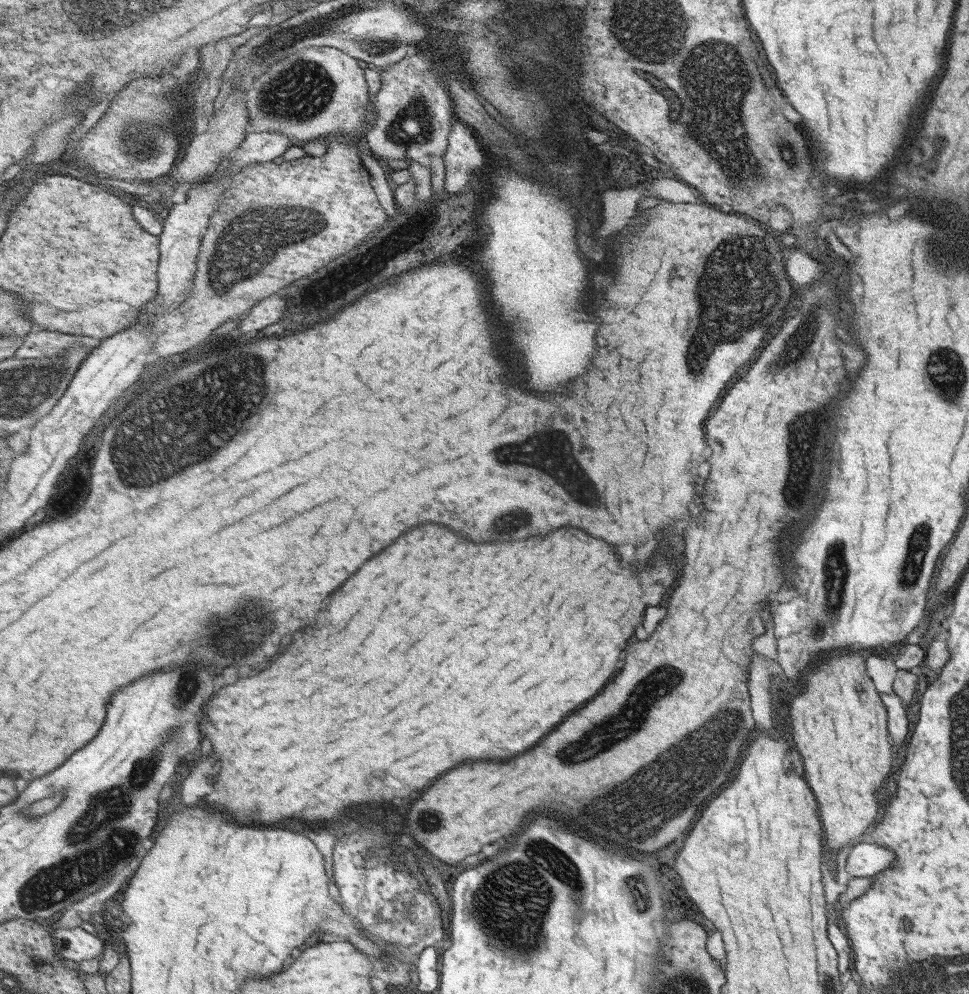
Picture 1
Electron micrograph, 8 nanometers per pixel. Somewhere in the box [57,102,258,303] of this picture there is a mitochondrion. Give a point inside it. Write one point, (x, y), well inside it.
(149, 148)

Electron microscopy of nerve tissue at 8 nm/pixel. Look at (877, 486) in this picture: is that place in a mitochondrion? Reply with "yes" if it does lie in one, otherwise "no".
no

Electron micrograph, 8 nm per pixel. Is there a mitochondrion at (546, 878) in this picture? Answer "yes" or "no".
yes

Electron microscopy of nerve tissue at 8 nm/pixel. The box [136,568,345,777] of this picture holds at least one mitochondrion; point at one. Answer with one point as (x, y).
(234, 642)

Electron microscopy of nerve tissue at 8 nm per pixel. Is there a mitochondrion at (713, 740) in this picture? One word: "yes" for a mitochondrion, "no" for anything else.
yes

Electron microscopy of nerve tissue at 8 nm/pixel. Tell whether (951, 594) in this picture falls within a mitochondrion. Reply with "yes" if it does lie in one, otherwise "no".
no

